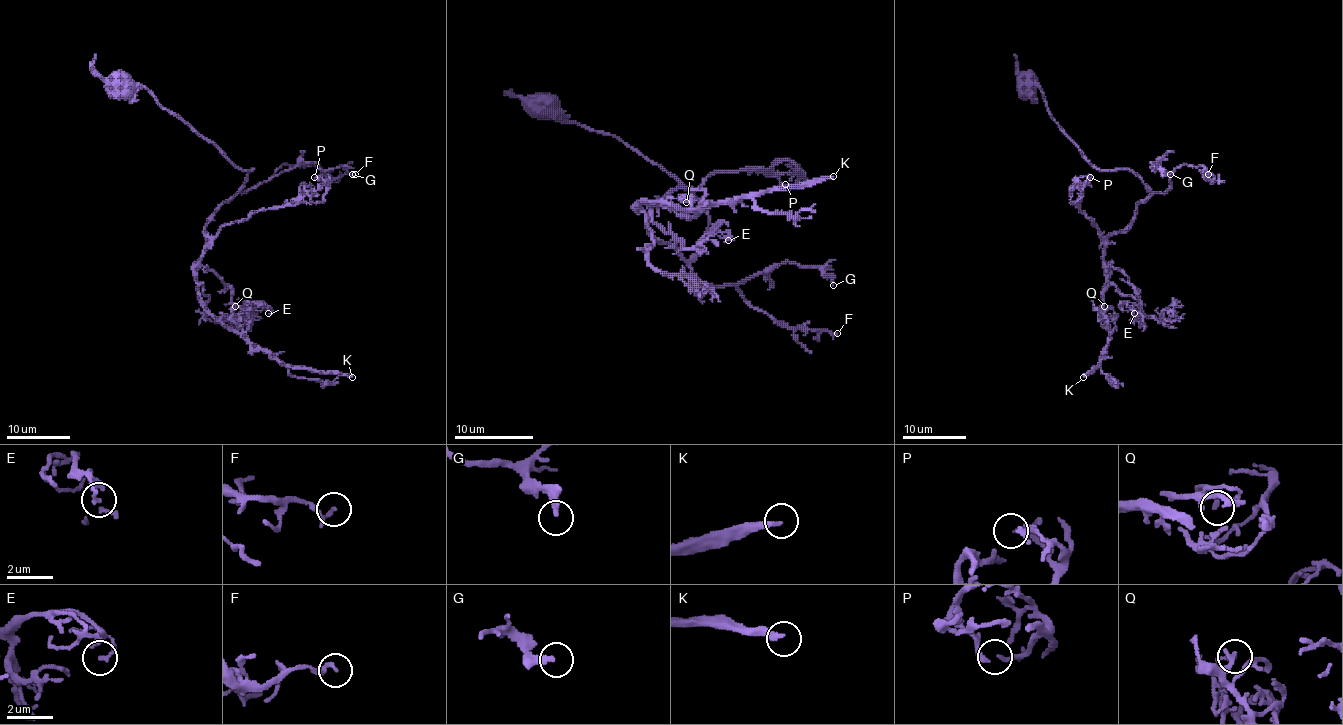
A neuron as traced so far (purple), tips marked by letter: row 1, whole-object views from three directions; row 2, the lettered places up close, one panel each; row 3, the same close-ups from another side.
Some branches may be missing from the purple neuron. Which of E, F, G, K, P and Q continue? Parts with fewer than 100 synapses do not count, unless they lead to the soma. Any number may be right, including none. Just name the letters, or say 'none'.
K

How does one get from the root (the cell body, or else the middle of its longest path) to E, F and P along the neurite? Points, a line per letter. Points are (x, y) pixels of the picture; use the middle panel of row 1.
E: (544, 109), (619, 137), (698, 200), (708, 230), (684, 260), (649, 232), (643, 202), (682, 248), (728, 240)
F: (544, 109), (619, 137), (698, 200), (708, 230), (690, 270), (702, 281), (734, 285), (789, 327), (837, 333)
P: (544, 109), (698, 200), (708, 230), (684, 260), (649, 232), (671, 190), (789, 161), (785, 184)

